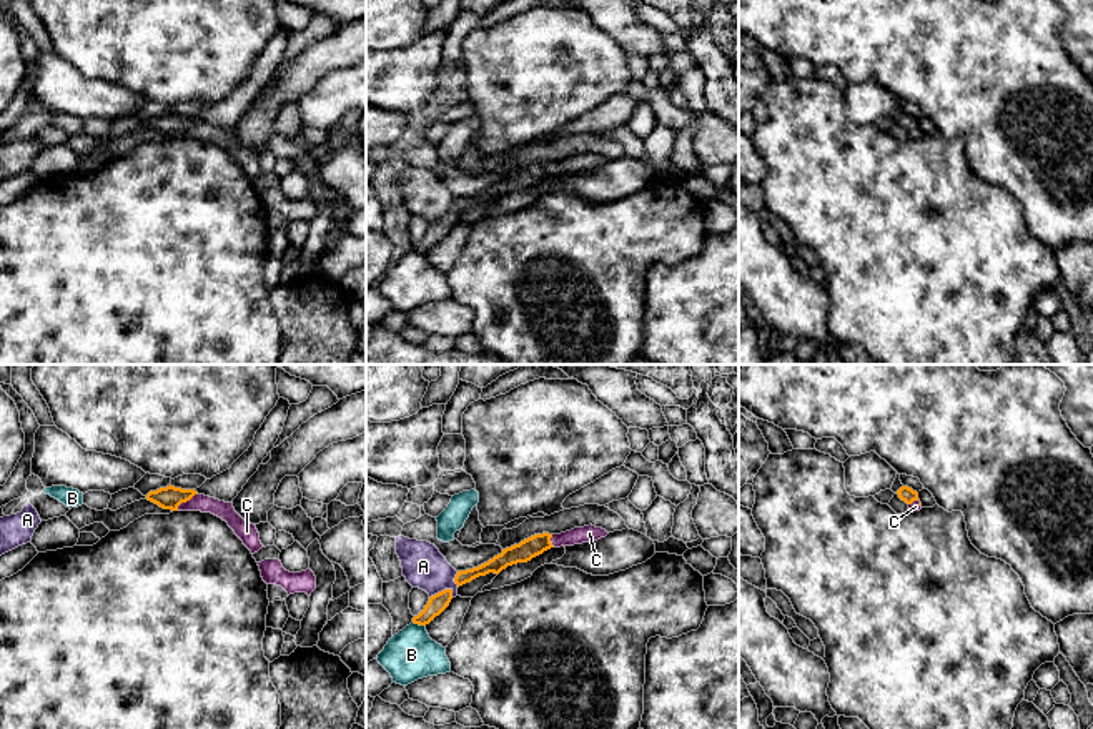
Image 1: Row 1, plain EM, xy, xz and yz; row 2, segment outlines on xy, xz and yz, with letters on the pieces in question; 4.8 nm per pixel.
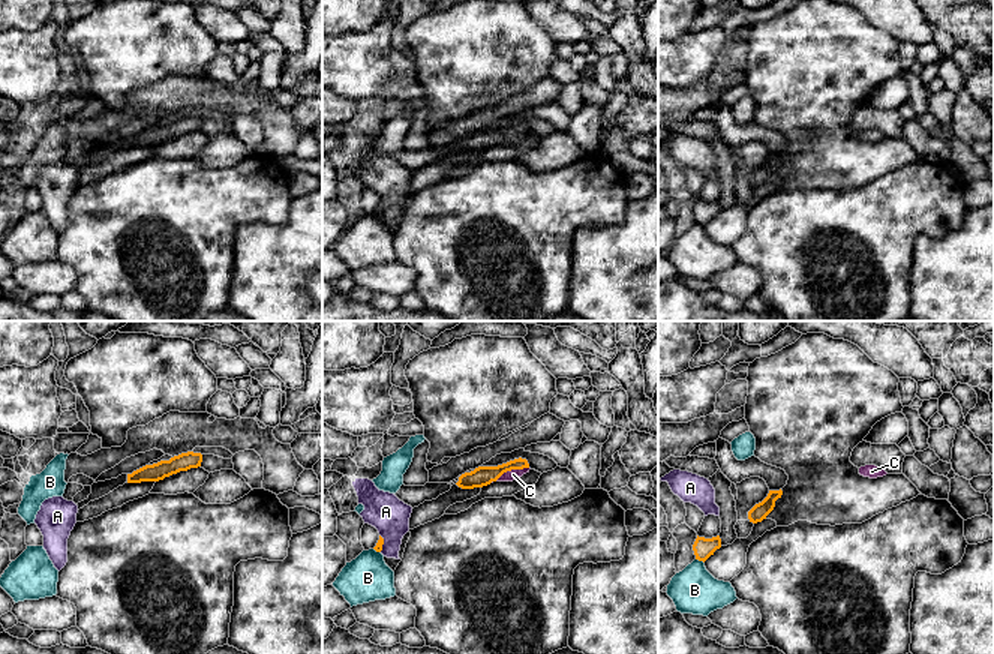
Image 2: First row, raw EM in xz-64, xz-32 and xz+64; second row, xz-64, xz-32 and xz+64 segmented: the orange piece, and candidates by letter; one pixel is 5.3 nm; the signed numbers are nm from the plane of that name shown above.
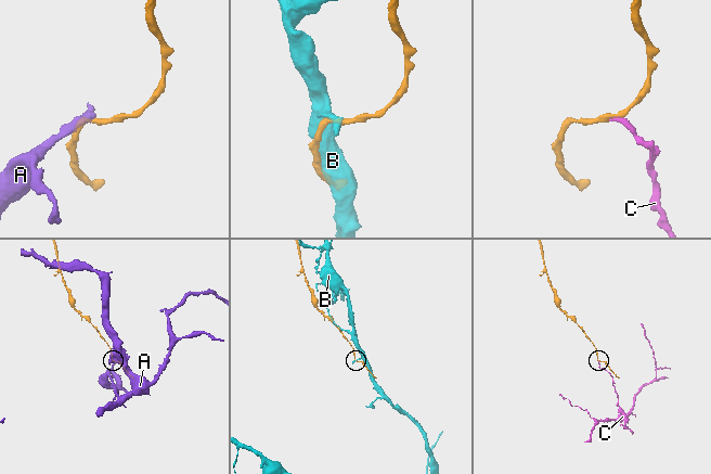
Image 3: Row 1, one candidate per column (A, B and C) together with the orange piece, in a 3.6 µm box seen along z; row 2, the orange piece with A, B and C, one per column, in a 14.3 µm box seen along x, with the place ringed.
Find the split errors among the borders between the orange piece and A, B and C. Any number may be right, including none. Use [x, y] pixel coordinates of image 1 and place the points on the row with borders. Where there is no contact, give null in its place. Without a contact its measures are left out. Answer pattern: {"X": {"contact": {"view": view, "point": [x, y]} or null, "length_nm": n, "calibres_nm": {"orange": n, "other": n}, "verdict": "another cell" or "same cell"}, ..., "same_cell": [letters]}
{"A": {"contact": {"view": "xz", "point": [441, 591]}, "length_nm": 130, "calibres_nm": {"orange": 90, "other": 200}, "verdict": "another cell"}, "B": {"contact": {"view": "xz", "point": [420, 624]}, "length_nm": 70, "calibres_nm": {"orange": 90, "other": 240}, "verdict": "another cell"}, "C": {"contact": {"view": "xy", "point": [185, 501]}, "length_nm": 130, "calibres_nm": {"orange": 110, "other": 80}, "verdict": "another cell"}, "same_cell": []}

